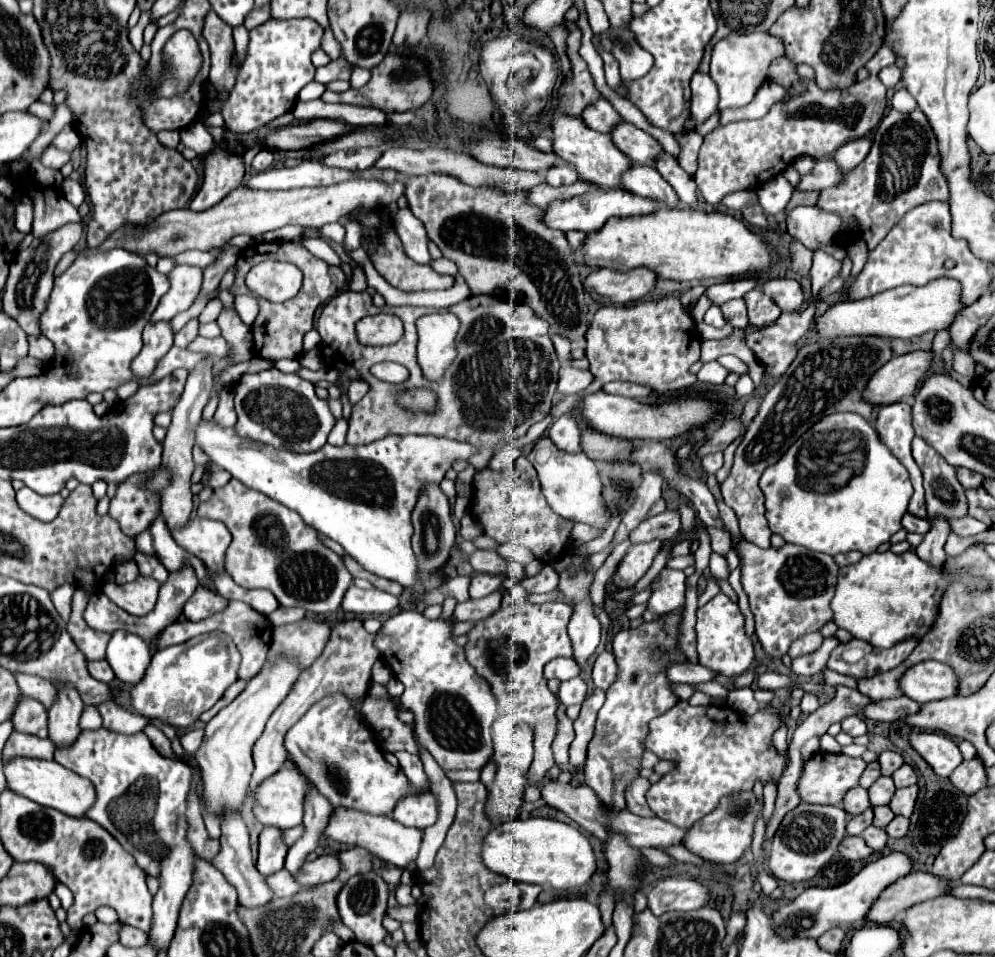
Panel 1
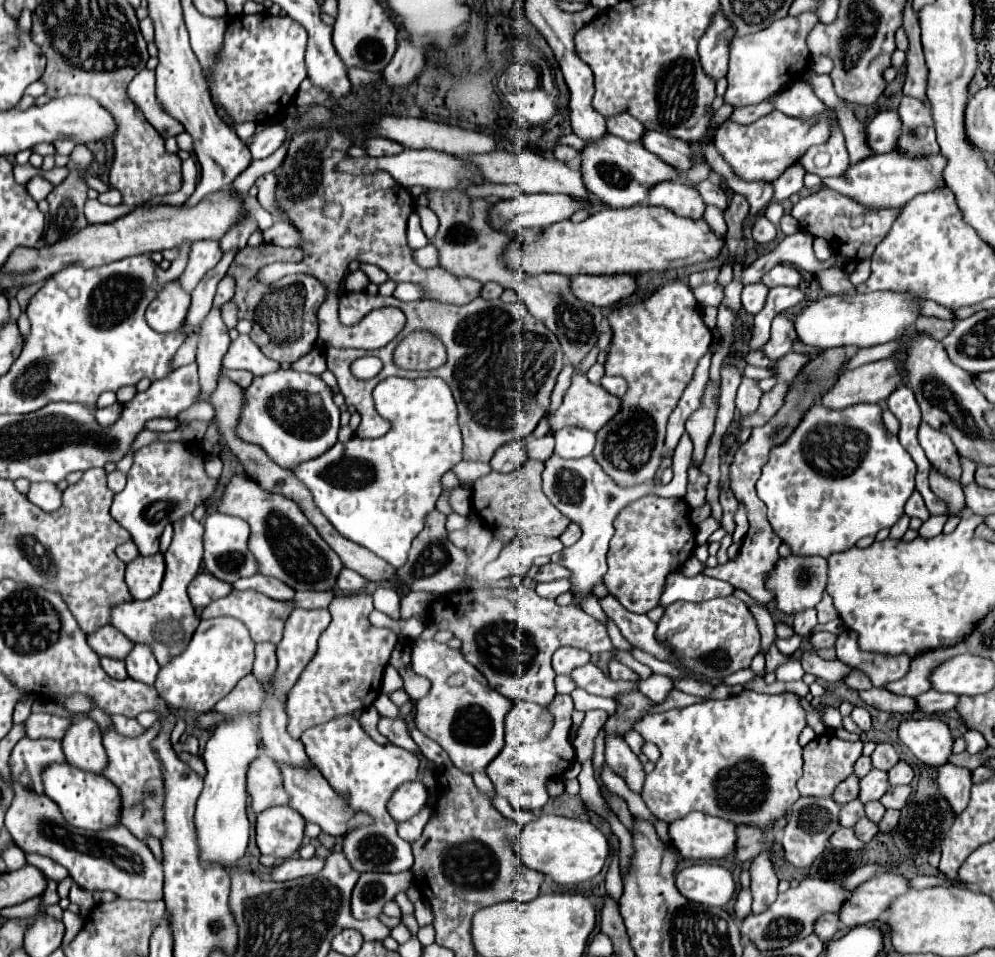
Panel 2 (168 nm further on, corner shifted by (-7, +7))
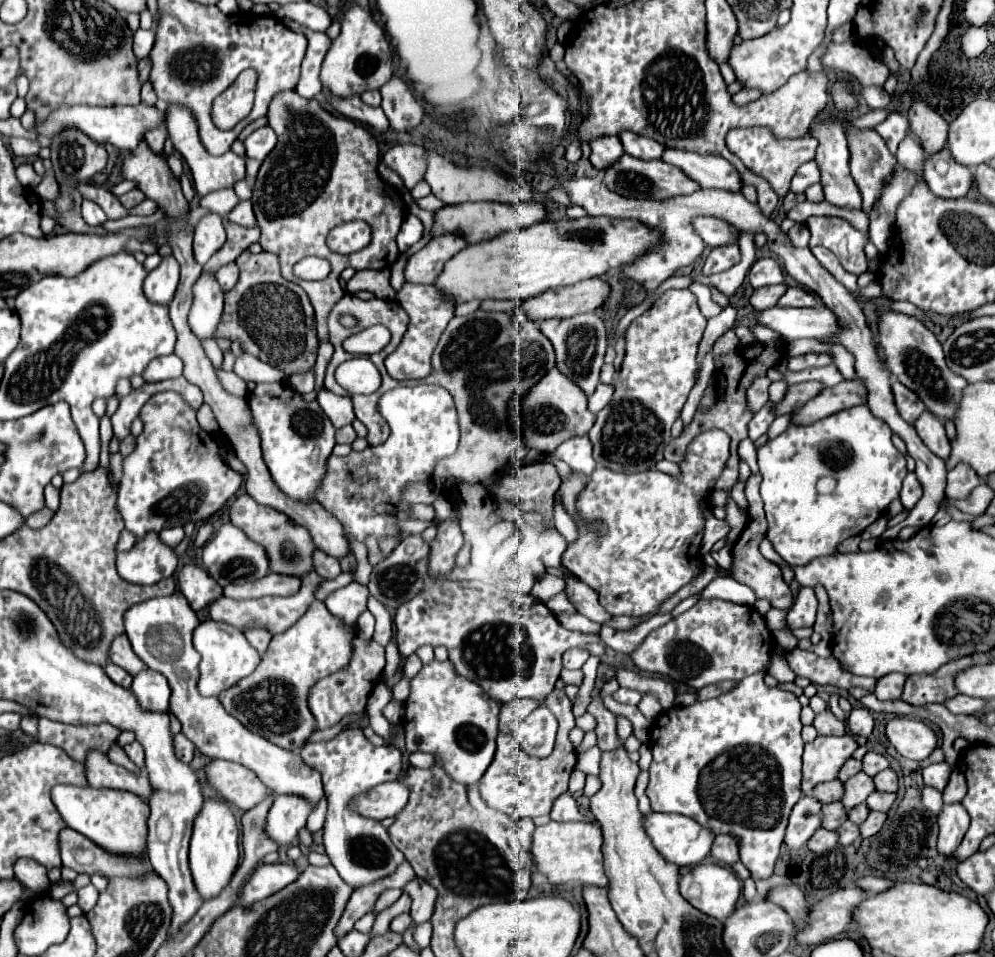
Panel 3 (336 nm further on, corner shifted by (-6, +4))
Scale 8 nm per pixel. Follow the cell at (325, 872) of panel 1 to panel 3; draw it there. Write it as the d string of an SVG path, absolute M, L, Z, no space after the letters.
M262 864L258 866L242 890L240 906L250 906L258 900L268 898L270 894L292 884L300 876L294 864Z

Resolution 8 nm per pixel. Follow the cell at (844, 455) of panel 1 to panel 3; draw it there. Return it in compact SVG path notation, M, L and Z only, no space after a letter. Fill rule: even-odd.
M854 406L808 426L790 424L786 432L758 450L758 466L762 474L760 494L768 518L768 540L790 566L806 566L812 558L834 554L842 540L862 534L888 510L892 500L900 498L902 480L908 474L904 454L892 444L892 430L886 422L876 418L868 406ZM826 476L830 490L822 494L824 490L818 492L816 486L822 478L826 480Z

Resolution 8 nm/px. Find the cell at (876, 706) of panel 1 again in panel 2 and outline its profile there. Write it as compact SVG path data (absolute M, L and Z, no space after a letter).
M935 689L923 693L917 697L917 703L919 703L919 711L925 713L925 715L933 715L933 713L941 713L941 711L951 711L955 709L959 701L959 695L953 695L953 693L939 693Z

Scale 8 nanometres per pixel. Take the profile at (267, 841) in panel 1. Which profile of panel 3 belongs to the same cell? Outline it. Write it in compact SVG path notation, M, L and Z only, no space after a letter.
M276 796L272 808L268 810L264 834L278 846L292 846L298 840L306 820L312 812L310 802L298 796Z

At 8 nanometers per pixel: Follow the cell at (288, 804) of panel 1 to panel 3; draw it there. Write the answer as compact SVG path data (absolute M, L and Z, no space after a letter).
M214 760L206 766L206 776L218 796L234 802L244 812L270 796L268 786L262 786L262 780L250 768L236 762Z

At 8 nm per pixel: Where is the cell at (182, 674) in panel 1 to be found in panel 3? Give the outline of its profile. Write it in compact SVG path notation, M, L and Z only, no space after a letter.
M204 620L196 630L196 650L202 652L200 660L200 678L198 678L198 692L202 696L220 696L224 690L232 688L238 680L246 678L252 674L252 670L260 664L258 652L250 646L246 640L244 632L238 628L226 624L226 622L214 622L214 620Z

